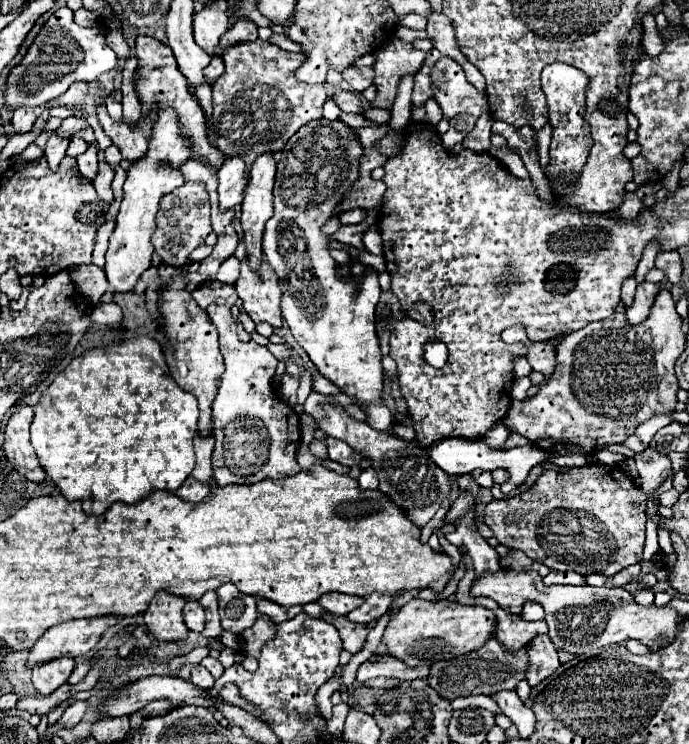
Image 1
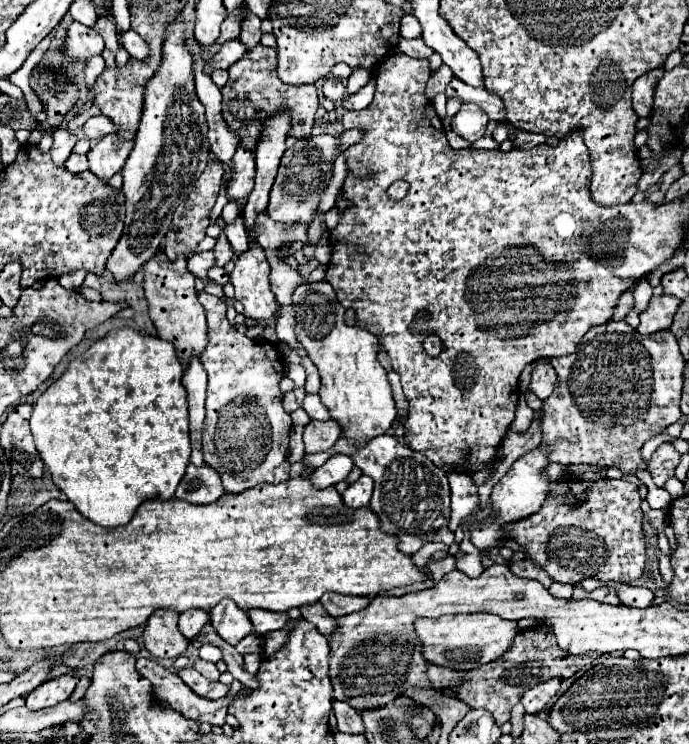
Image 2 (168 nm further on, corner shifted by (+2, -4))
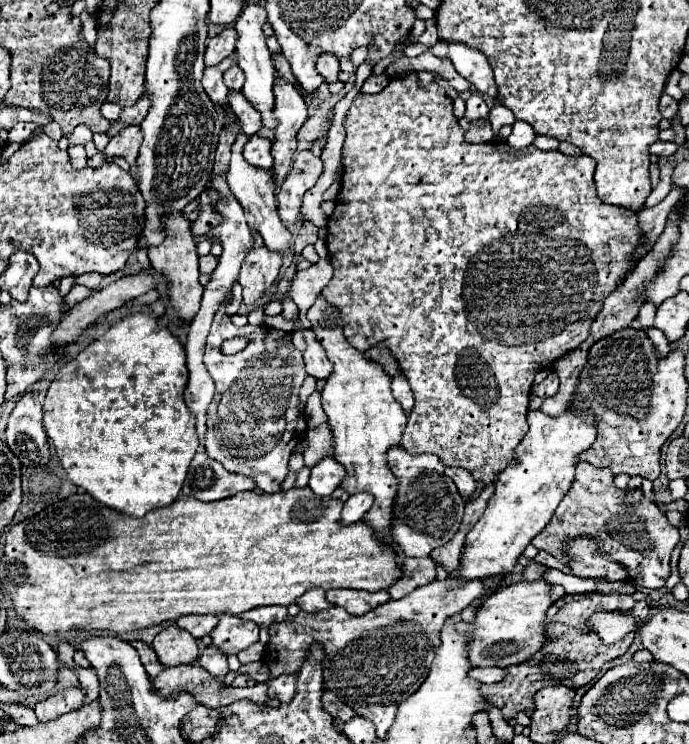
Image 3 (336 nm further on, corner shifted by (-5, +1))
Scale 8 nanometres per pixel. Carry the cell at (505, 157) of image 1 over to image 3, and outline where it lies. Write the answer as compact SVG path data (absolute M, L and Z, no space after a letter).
M517 120L517 122L513 124L513 132L511 132L511 136L507 138L507 142L509 142L513 148L525 148L525 146L529 146L529 144L533 142L533 138L535 138L535 132L533 132L531 124Z

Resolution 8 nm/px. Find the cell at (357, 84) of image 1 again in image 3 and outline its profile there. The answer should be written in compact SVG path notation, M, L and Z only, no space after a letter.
M381 74L381 76L369 76L369 78L365 80L361 92L365 92L365 94L377 94L377 92L381 92L381 90L387 86L387 80L389 80L389 78L387 78L385 74Z

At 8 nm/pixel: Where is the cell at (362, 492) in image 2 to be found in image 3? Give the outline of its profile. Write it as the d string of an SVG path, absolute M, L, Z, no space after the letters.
M369 492L353 494L345 502L345 506L341 510L341 522L343 524L355 524L355 522L359 522L363 518L363 514L371 508L371 504L373 504L373 496Z

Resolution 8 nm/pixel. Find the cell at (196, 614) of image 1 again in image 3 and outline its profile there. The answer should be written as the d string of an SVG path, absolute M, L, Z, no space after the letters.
M181 616L175 620L175 624L187 630L193 638L207 636L217 626L217 622L219 622L217 616Z

